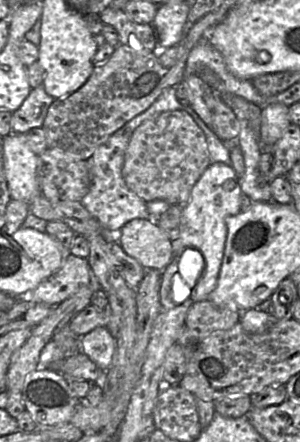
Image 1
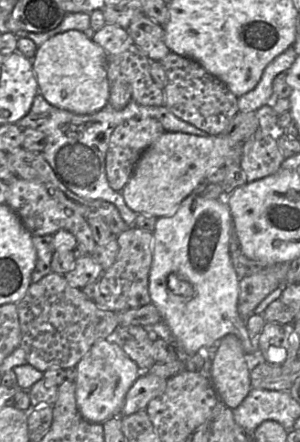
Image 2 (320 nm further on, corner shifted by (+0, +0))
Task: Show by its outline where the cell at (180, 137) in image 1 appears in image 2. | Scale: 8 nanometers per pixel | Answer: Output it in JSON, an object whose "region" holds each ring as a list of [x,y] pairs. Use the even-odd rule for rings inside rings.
{"region":[[[155,118],[128,119],[112,132],[106,153],[106,176],[110,187],[121,192],[144,151],[165,129]]]}

